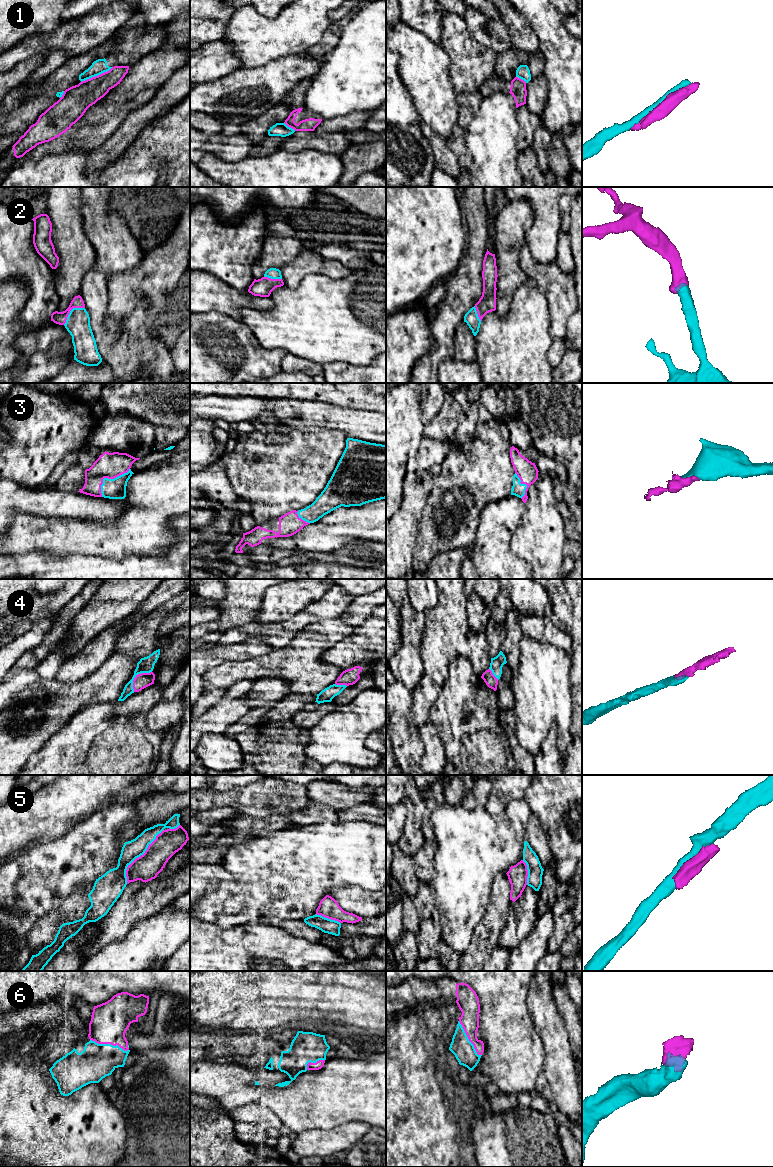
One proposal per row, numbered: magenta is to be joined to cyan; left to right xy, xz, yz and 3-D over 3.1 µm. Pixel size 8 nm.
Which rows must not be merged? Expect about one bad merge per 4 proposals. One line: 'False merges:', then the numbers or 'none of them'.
False merges: 1, 5

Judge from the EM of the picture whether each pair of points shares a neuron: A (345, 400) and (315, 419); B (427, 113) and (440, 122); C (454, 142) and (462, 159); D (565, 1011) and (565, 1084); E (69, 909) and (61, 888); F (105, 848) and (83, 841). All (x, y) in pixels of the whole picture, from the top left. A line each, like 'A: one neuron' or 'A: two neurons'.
A: two neurons
B: one neuron
C: one neuron
D: two neurons
E: two neurons
F: one neuron

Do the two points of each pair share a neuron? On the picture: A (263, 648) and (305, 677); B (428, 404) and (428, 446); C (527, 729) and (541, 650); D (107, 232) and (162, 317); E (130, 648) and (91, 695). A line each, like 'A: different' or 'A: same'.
A: different
B: different
C: same
D: different
E: different

